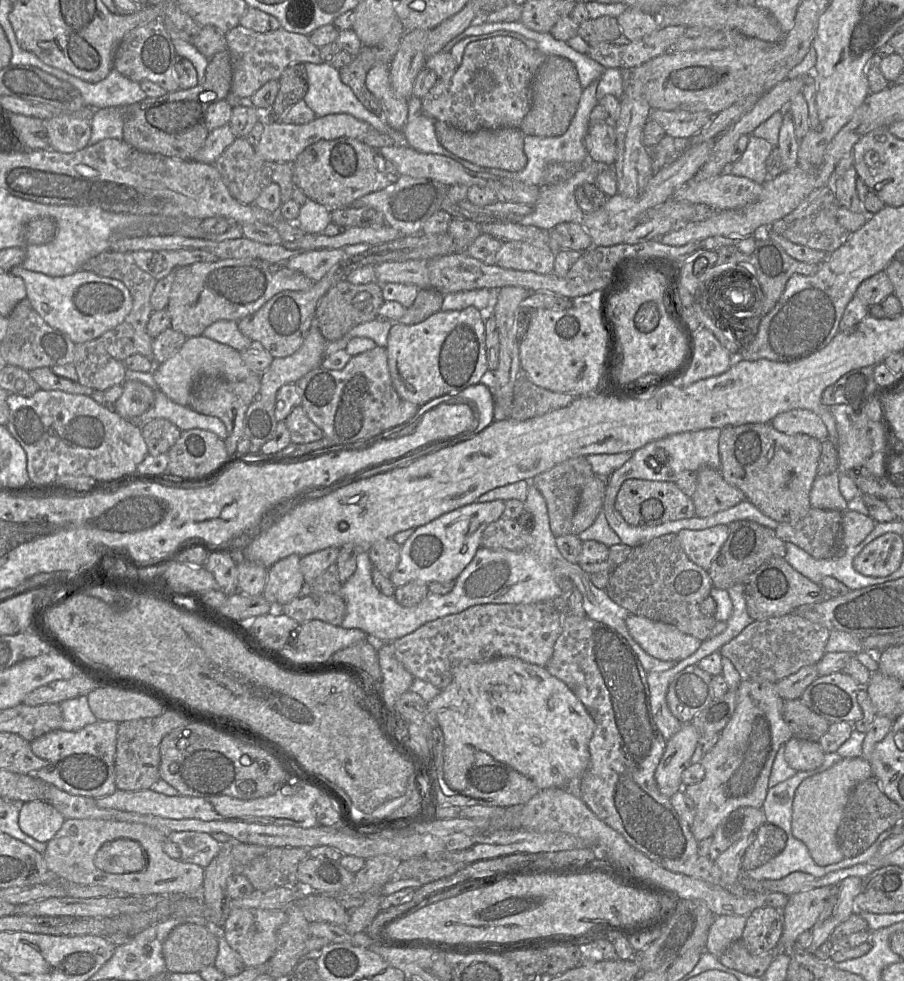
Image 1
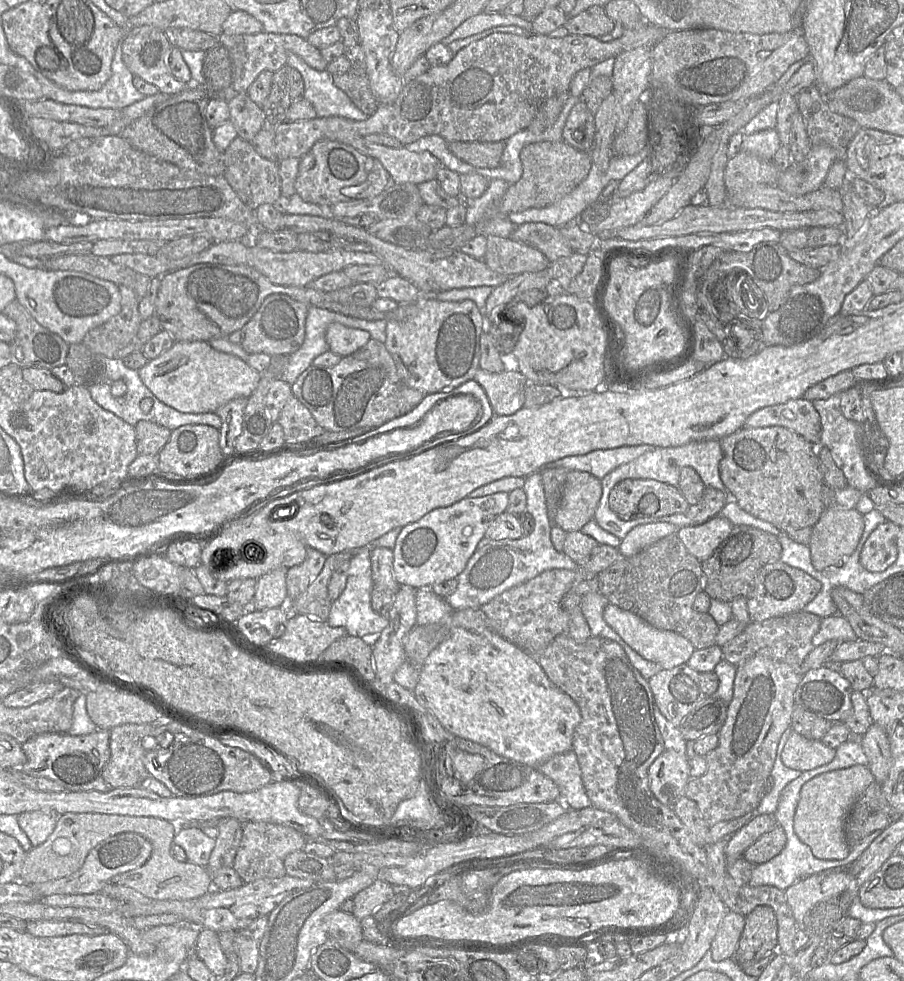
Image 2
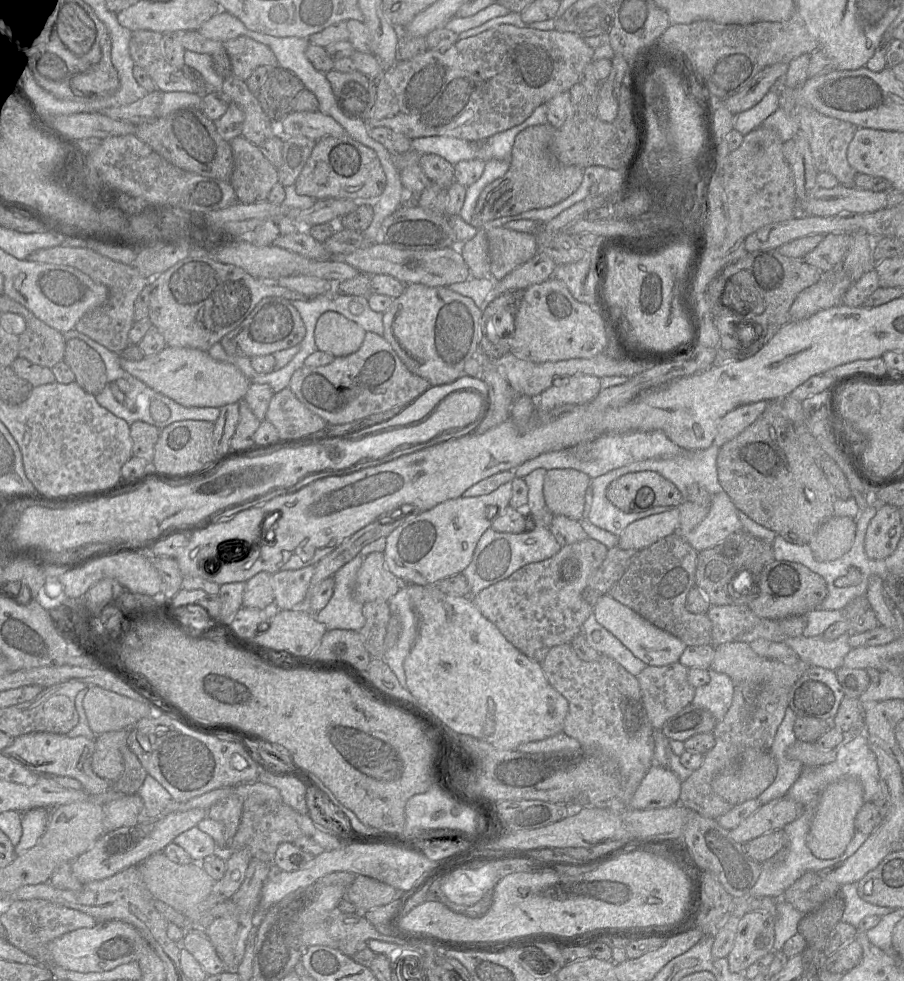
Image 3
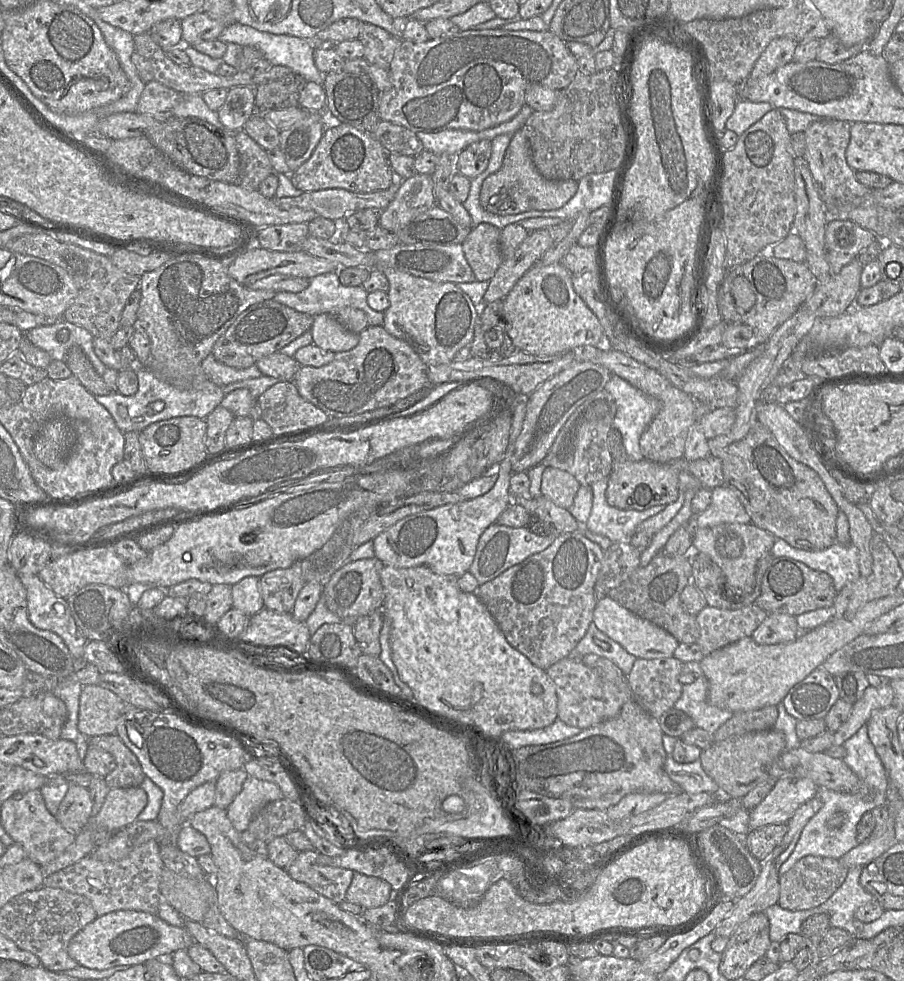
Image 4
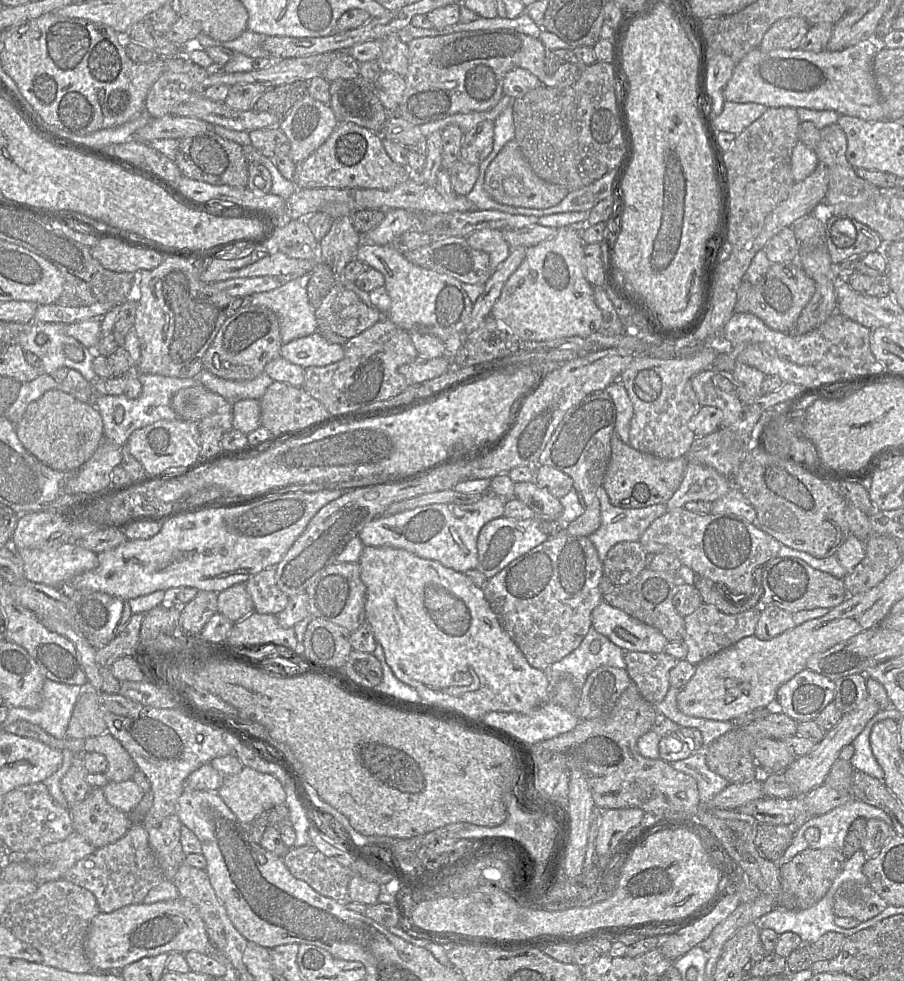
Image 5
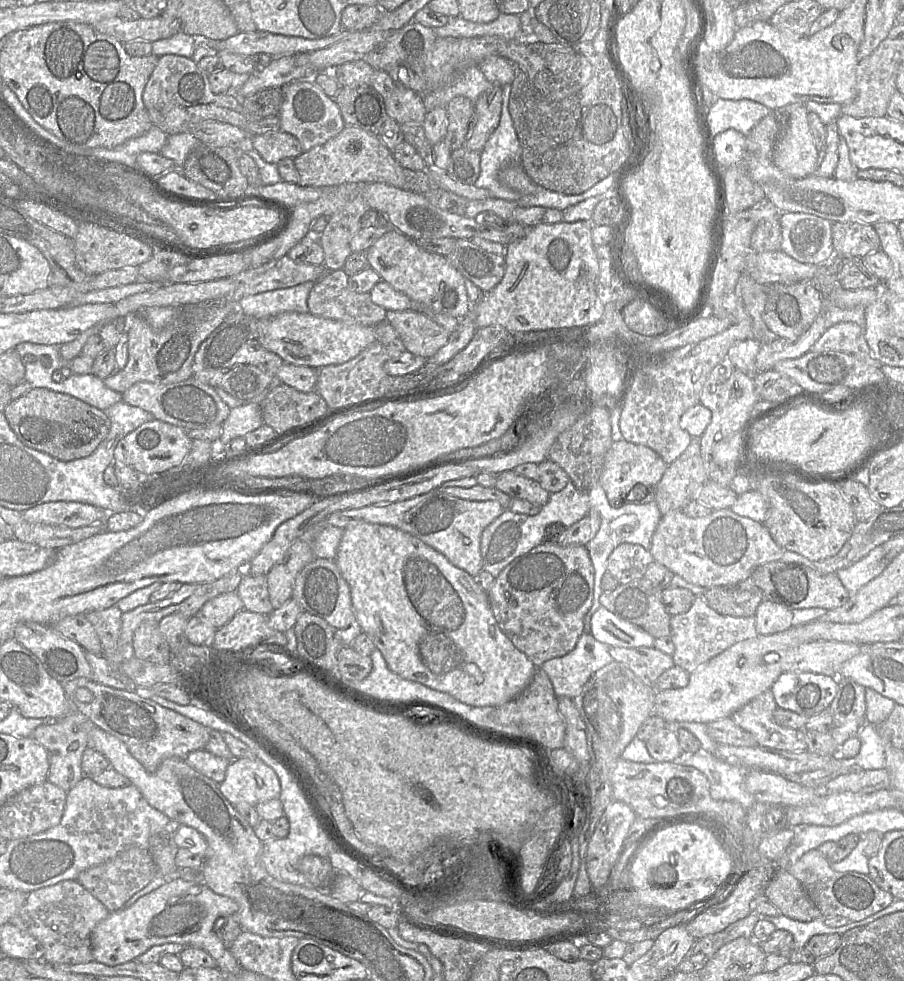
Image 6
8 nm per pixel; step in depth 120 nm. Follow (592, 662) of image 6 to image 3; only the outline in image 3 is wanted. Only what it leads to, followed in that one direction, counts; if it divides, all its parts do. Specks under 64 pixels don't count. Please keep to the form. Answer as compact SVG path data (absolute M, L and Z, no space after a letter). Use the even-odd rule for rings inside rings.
M594 612L584 622L582 633L589 646L601 655L606 655L617 661L632 675L637 676L647 666L617 637L596 621Z

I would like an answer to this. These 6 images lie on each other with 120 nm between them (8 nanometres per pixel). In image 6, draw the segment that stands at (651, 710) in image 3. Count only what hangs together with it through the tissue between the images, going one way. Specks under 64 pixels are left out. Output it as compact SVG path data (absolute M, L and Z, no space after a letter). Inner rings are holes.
M609 647L609 653L650 687L655 686L663 672L674 666L672 656L655 647Z

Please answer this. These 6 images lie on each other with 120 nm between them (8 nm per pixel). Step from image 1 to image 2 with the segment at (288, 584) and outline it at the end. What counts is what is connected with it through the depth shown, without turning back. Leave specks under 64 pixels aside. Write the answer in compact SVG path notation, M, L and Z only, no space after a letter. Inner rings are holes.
M289 568L273 570L257 579L252 609L266 610L285 607L287 602L286 574Z

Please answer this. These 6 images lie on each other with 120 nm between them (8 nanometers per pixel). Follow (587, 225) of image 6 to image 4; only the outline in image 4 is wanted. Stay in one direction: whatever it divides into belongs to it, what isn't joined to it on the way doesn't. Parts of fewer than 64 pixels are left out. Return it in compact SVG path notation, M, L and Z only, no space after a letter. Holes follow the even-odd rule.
M534 264L503 298L508 334L514 346L536 356L562 354L579 346L611 350L602 342L602 327L594 313L575 292L572 274L561 264Z

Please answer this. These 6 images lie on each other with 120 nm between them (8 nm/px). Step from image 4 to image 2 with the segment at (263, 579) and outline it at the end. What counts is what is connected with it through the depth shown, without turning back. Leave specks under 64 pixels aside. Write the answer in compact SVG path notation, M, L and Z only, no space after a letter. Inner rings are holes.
M308 549L305 560L288 569L286 574L287 602L296 600L320 574L326 556L315 549Z

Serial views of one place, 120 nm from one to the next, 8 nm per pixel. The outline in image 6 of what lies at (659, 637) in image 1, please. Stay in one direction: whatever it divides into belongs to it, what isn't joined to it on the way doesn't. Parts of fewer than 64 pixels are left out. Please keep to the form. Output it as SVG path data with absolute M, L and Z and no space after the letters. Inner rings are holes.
M602 605L591 618L591 634L609 647L654 647L655 641L652 635L620 619Z

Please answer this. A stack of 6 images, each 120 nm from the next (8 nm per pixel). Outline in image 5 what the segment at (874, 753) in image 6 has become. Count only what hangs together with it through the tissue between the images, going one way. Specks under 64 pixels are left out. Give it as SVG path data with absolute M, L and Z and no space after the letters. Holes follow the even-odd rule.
M871 718L861 733L853 740L851 744L855 751L849 763L854 769L883 781L883 770L874 757L870 745L870 732L876 723L877 721L874 722Z

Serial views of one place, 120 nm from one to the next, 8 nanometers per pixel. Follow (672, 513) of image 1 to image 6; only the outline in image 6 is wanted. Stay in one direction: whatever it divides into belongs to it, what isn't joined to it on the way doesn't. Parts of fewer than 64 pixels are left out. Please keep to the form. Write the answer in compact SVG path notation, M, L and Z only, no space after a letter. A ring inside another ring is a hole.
M624 439L613 441L604 458L599 484L604 489L609 503L615 508L628 504L646 504L655 500L658 484L667 466L649 447L633 444Z

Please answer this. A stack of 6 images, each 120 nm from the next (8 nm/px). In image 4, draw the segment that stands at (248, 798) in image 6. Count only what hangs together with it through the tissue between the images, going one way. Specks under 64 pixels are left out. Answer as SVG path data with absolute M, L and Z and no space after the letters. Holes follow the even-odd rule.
M248 775L240 793L226 808L227 817L233 827L241 833L248 828L252 818L262 807L283 798L281 789L275 783Z

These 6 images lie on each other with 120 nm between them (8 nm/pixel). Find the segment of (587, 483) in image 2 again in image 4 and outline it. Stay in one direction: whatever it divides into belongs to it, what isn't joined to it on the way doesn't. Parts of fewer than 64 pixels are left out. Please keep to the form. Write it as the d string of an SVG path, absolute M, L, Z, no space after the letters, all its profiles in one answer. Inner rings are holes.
M547 466L541 478L541 493L555 505L570 509L580 488L580 483L570 473Z

